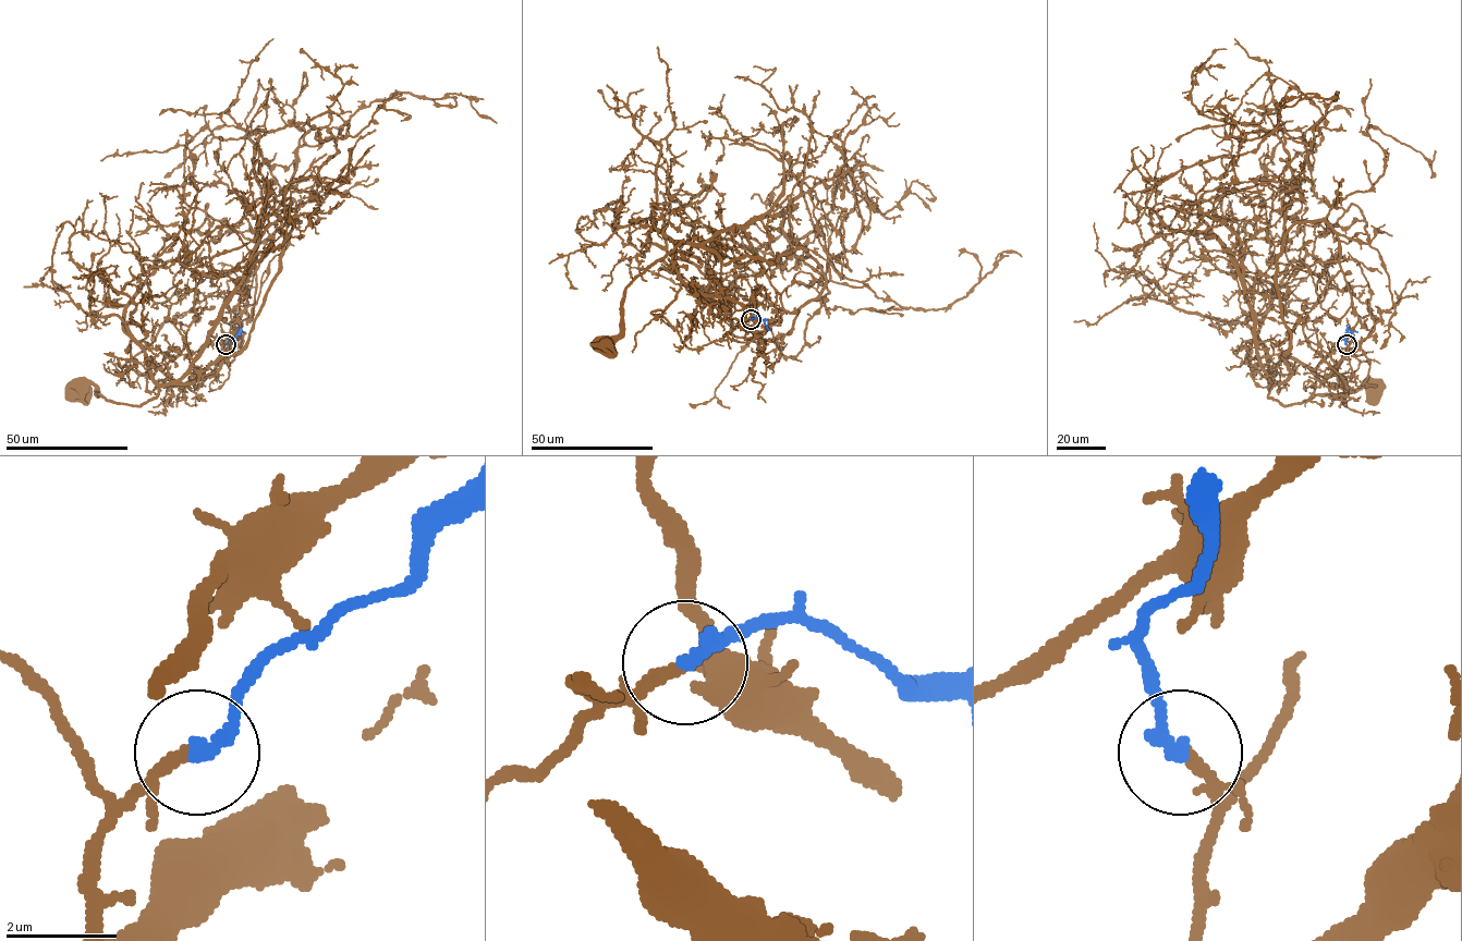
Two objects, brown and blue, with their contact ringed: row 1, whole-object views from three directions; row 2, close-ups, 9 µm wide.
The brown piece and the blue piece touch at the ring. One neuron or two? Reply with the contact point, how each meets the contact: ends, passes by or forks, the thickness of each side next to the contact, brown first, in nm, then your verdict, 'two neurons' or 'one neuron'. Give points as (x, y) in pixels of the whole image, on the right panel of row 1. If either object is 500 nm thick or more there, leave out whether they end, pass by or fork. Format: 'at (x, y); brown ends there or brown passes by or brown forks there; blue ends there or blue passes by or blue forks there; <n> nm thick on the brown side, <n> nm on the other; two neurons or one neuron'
at (1347, 344); brown ends there; blue ends there; 240 nm thick on the brown side, 300 nm on the other; one neuron

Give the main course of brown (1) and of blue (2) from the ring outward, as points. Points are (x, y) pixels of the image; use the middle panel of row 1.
1: (751, 319), (736, 301), (702, 294), (682, 279), (675, 263), (682, 240), (626, 289), (622, 333), (608, 347)
2: (751, 319), (763, 320), (769, 330)

